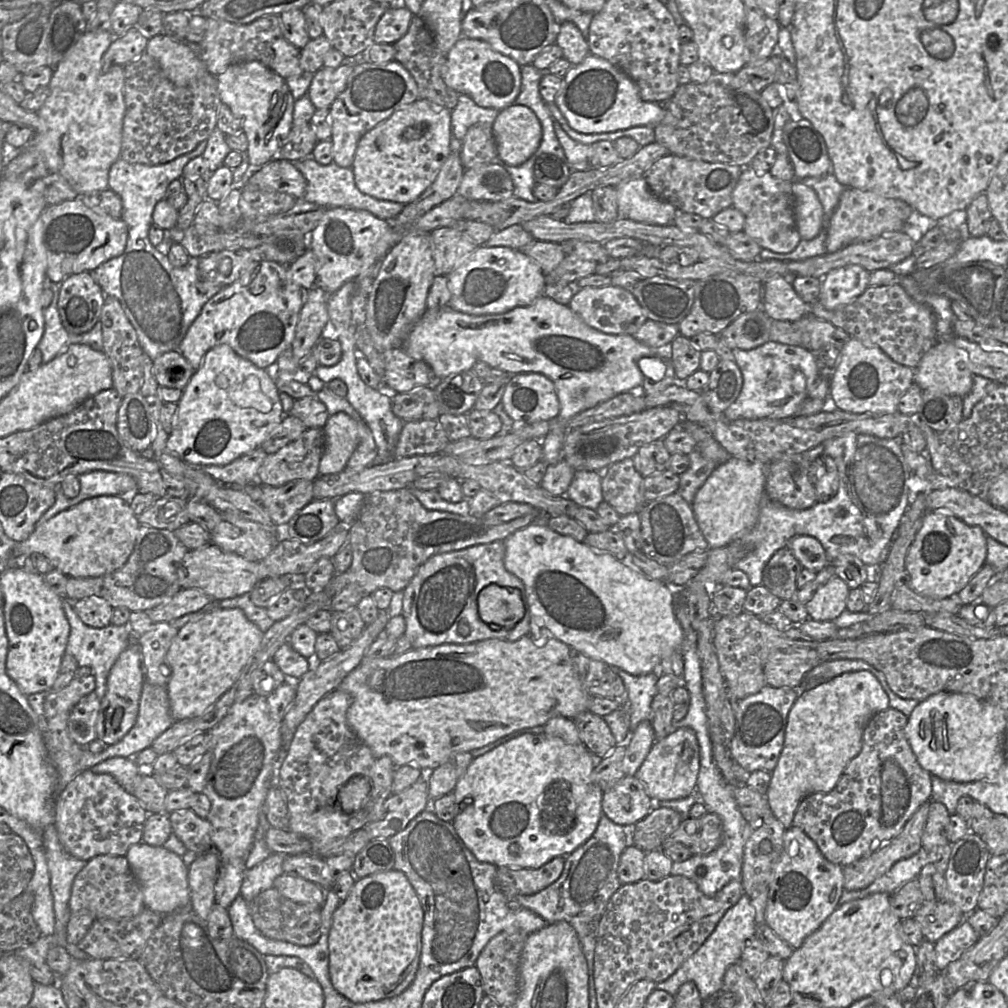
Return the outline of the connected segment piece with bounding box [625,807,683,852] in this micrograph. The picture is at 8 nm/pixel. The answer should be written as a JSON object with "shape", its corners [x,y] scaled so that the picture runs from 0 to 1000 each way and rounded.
{"shape":[[[656,801],[647,803],[638,813],[620,820],[625,820],[627,837],[645,845],[656,842],[657,835],[674,820],[677,813],[672,805]]]}

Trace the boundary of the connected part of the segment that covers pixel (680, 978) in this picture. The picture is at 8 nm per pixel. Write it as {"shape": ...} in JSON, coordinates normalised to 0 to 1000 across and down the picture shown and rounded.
{"shape":[[[738,887],[728,899],[721,903],[694,940],[684,948],[663,971],[651,975],[651,980],[670,988],[679,975],[687,973],[690,976],[697,993],[707,990],[717,979],[721,960],[733,954],[740,935],[749,928],[749,906],[743,890]]]}

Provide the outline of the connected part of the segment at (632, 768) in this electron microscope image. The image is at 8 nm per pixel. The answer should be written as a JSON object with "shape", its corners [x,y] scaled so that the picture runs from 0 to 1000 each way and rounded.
{"shape":[[[645,714],[636,715],[627,727],[618,752],[620,769],[628,770],[642,751],[651,735],[650,725]]]}

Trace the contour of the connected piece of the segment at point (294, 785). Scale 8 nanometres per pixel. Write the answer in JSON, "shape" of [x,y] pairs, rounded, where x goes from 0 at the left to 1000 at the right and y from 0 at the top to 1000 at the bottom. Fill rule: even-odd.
{"shape":[[[336,684],[319,692],[295,721],[276,764],[275,779],[281,785],[286,800],[286,823],[305,831],[310,837],[309,846],[320,852],[328,850],[326,843],[330,834],[341,832],[375,813],[382,795],[389,788],[393,760],[384,750],[372,750],[348,723],[344,704],[349,696],[349,690]],[[354,769],[367,773],[367,790],[356,805],[343,808],[334,795],[334,789],[336,783]]]}

